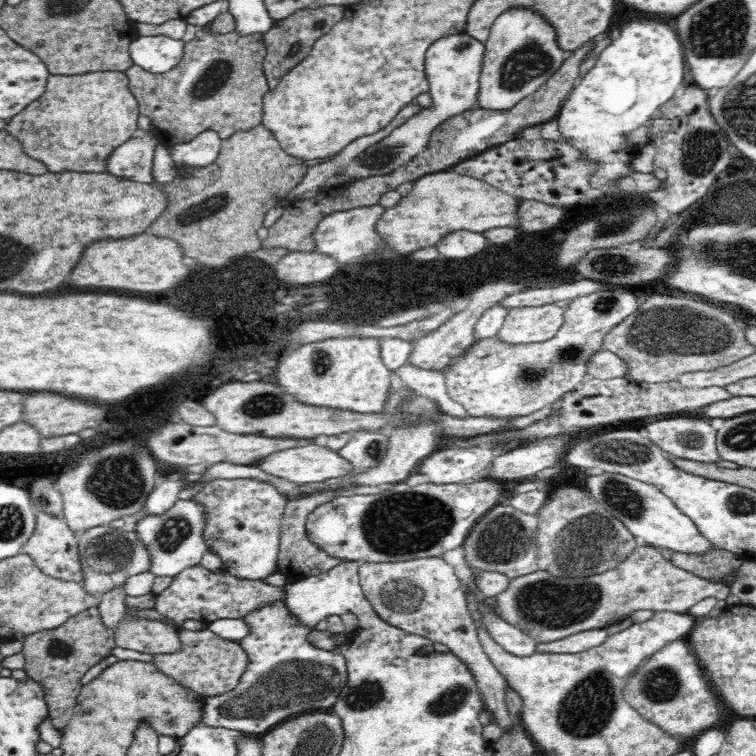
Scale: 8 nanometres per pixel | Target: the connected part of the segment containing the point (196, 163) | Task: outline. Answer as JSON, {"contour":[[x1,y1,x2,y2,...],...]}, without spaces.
{"contour":[[213,129,203,131,194,140,169,148,176,165,186,164,196,168,212,164,219,155,222,137]]}

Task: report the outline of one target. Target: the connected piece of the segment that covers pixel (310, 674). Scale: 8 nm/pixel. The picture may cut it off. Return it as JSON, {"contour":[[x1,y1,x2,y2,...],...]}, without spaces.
{"contour":[[286,586,280,587,284,596,274,602,264,602,260,608,254,608,244,616,244,623,248,626,248,634,238,640,240,647,248,655,248,664,244,668,242,676,231,691,215,696,211,700,205,698,203,724,214,728,224,727,230,730,240,731,257,736,268,732,278,724,306,712,326,710,330,707,340,694,347,680,347,660,340,652,327,652,318,648,309,639,314,628,306,627,287,606]]}

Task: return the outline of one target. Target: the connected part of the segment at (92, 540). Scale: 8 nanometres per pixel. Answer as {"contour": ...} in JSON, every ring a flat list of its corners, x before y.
{"contour":[[106,529,96,533,85,531,78,537,78,540,81,552,81,584,84,590,90,594,104,594,113,588,123,586,130,576,150,570,152,557,150,557,146,545,142,543,142,538,139,537,136,530]]}

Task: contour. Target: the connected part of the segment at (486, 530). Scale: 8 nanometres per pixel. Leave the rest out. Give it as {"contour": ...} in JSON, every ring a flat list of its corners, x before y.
{"contour":[[498,503,477,521,465,539,465,564,480,571,499,572,511,579,536,572,540,569,536,543,539,525,540,518,537,515]]}

